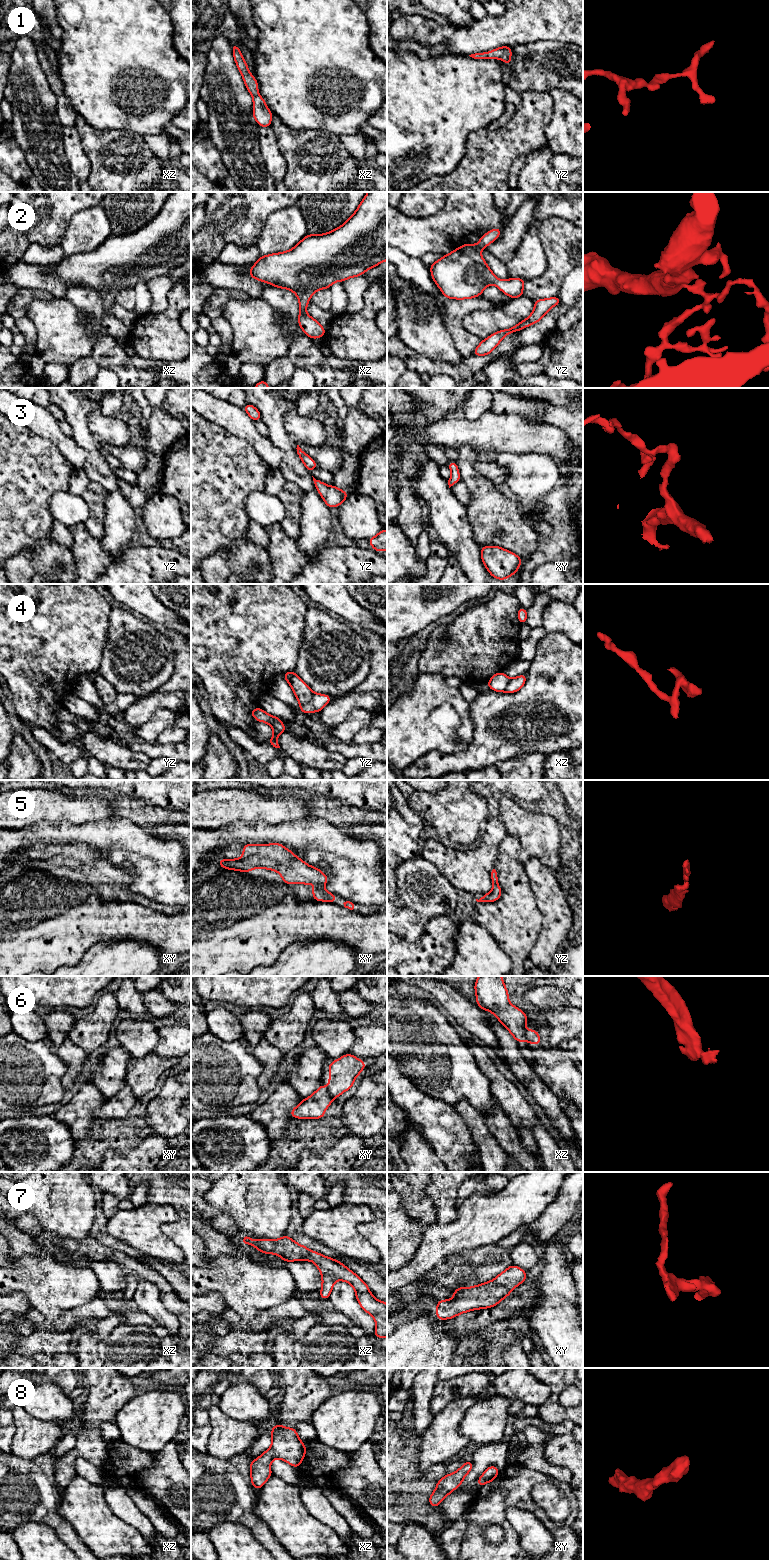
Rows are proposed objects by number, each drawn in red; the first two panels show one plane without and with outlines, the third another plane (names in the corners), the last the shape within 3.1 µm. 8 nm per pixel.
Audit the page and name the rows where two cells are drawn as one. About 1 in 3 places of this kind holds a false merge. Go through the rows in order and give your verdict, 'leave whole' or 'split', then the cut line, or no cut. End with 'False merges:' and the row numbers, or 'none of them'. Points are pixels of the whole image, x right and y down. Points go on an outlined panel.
1: leave whole | no cut
2: leave whole | no cut
3: leave whole | no cut
4: split | xz (510, 679), (504, 690)
5: leave whole | no cut
6: split | xz (526, 1030), (525, 1039)
7: leave whole | no cut
8: leave whole | no cut
False merges: 4, 6

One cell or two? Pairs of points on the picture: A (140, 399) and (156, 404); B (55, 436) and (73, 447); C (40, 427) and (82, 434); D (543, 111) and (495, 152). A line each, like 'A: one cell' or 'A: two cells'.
A: two cells
B: one cell
C: two cells
D: one cell

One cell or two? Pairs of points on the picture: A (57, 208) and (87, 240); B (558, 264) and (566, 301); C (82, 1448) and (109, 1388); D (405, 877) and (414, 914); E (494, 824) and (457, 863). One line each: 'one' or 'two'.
A: two
B: two
C: one
D: one
E: one

